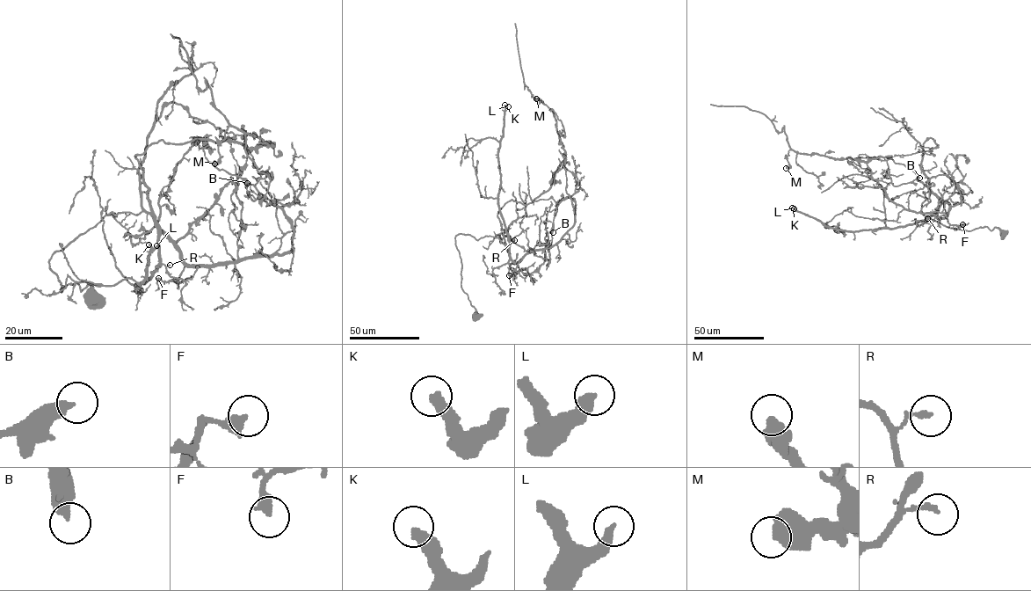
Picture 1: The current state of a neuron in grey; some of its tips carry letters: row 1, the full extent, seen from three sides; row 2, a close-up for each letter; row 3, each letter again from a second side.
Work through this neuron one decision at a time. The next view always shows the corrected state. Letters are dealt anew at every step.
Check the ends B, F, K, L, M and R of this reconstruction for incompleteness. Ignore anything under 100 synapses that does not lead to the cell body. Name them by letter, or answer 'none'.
K, L

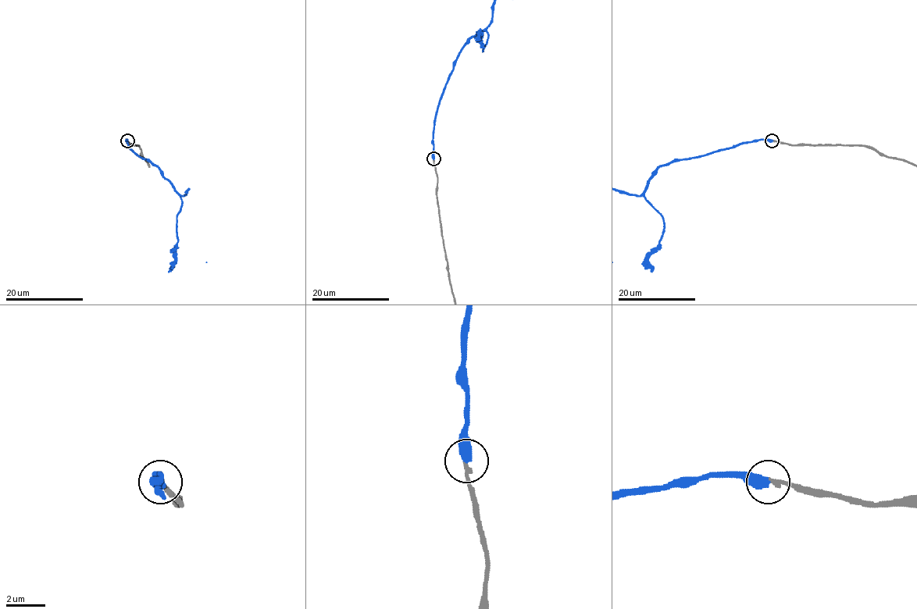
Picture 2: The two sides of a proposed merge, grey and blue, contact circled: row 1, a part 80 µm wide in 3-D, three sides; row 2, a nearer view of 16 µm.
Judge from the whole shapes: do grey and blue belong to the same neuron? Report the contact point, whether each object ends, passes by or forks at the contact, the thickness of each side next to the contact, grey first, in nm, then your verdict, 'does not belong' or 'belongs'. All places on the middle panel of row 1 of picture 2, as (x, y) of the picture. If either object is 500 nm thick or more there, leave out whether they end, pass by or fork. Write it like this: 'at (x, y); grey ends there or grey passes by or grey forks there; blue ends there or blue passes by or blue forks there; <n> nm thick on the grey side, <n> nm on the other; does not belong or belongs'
at (433, 158); grey ends there; blue ends there; 200 nm thick on the grey side, 480 nm on the other; belongs

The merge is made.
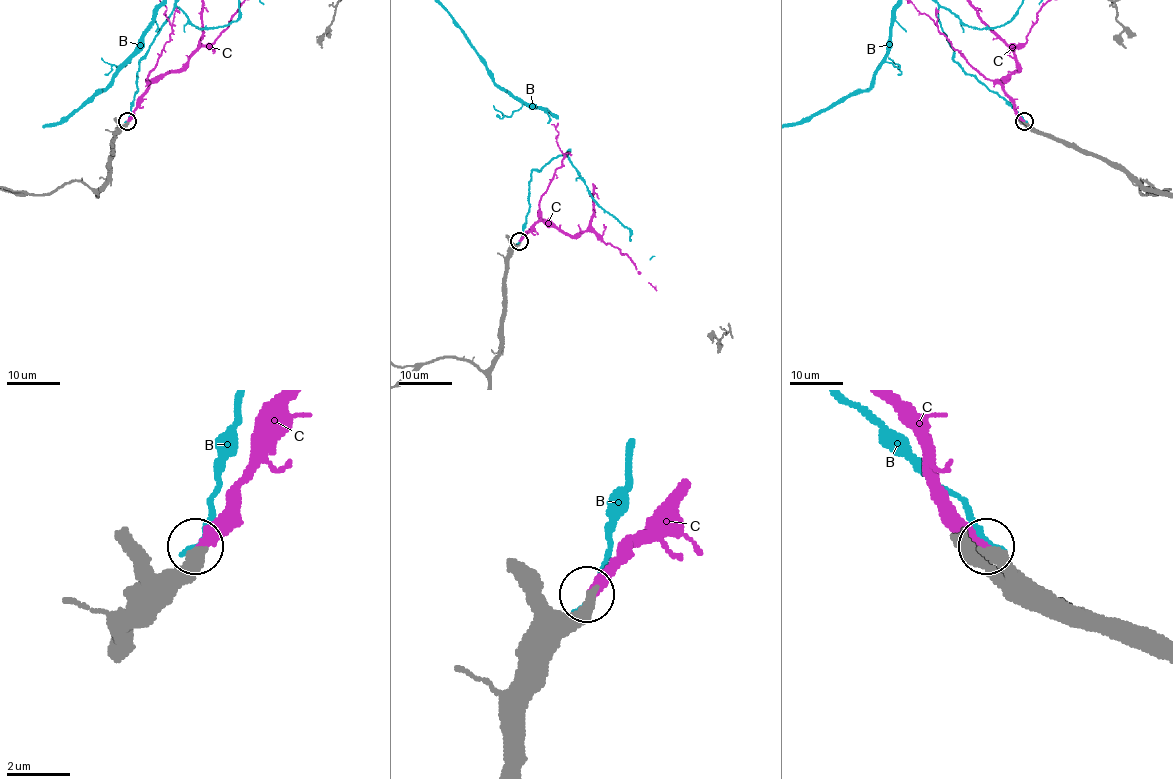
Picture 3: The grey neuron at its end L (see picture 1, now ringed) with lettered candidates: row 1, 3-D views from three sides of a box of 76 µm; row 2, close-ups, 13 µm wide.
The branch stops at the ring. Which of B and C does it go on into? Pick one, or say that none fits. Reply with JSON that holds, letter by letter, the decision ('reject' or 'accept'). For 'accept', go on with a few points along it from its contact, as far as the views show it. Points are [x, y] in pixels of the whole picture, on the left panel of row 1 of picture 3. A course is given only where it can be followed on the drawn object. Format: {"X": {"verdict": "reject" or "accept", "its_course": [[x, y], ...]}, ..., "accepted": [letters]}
{"B": {"verdict": "reject"}, "C": {"verdict": "accept"}, "accepted": ["C"]}

